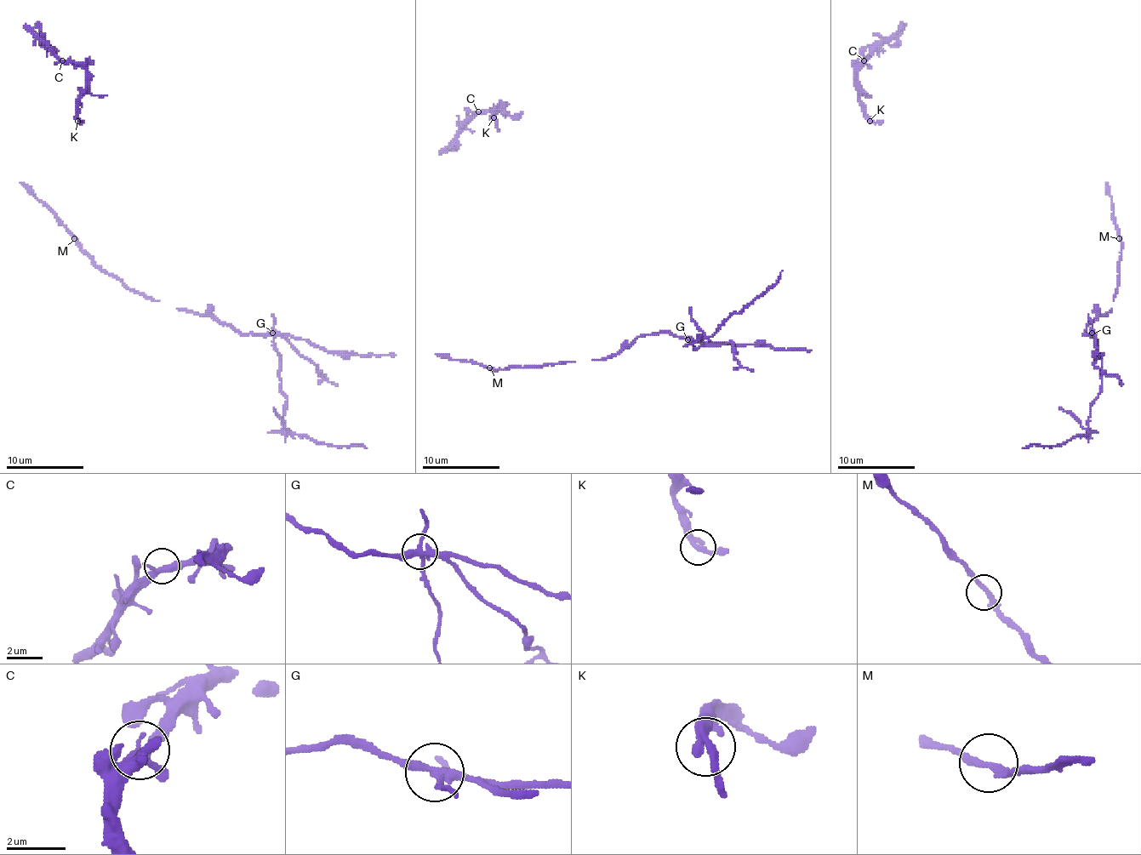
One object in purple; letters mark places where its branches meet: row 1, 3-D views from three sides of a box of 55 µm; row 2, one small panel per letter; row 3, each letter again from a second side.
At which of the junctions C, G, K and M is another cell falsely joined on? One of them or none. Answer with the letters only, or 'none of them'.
G

